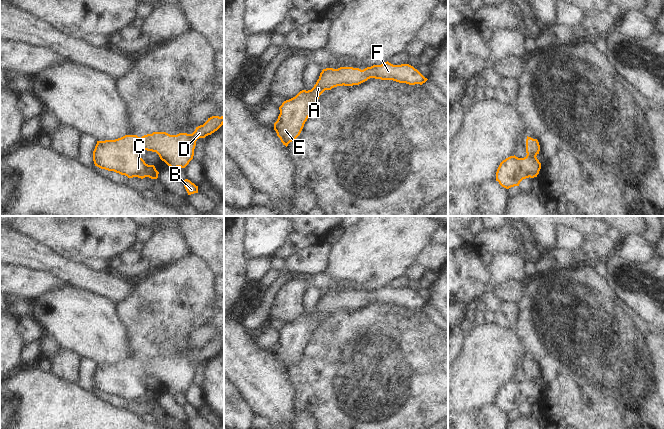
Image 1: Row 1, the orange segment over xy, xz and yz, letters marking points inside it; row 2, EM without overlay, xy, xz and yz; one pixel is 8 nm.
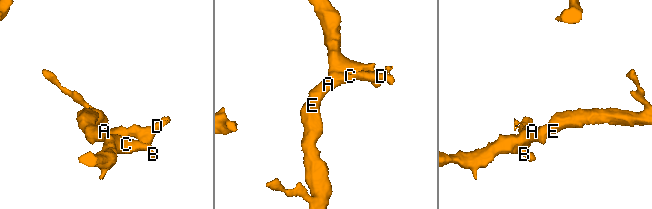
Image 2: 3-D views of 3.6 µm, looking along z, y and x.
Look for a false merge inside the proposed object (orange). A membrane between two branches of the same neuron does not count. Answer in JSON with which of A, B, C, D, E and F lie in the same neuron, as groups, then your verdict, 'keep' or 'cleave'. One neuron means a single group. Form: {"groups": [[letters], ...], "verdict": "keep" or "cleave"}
{"groups": [["A", "B", "C", "D", "E", "F"]], "verdict": "keep"}

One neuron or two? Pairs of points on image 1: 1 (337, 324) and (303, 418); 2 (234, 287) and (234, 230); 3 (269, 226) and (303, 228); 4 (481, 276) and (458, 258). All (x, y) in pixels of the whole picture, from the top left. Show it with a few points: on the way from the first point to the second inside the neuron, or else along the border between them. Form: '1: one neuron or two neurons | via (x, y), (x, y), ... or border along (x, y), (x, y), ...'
1: two neurons | border along (297, 410), (309, 412), (315, 418)
2: one neuron | via (234, 273), (234, 244)
3: two neurons | border along (291, 226), (291, 231), (287, 238), (278, 247)
4: one neuron | via (475, 275), (464, 264)

